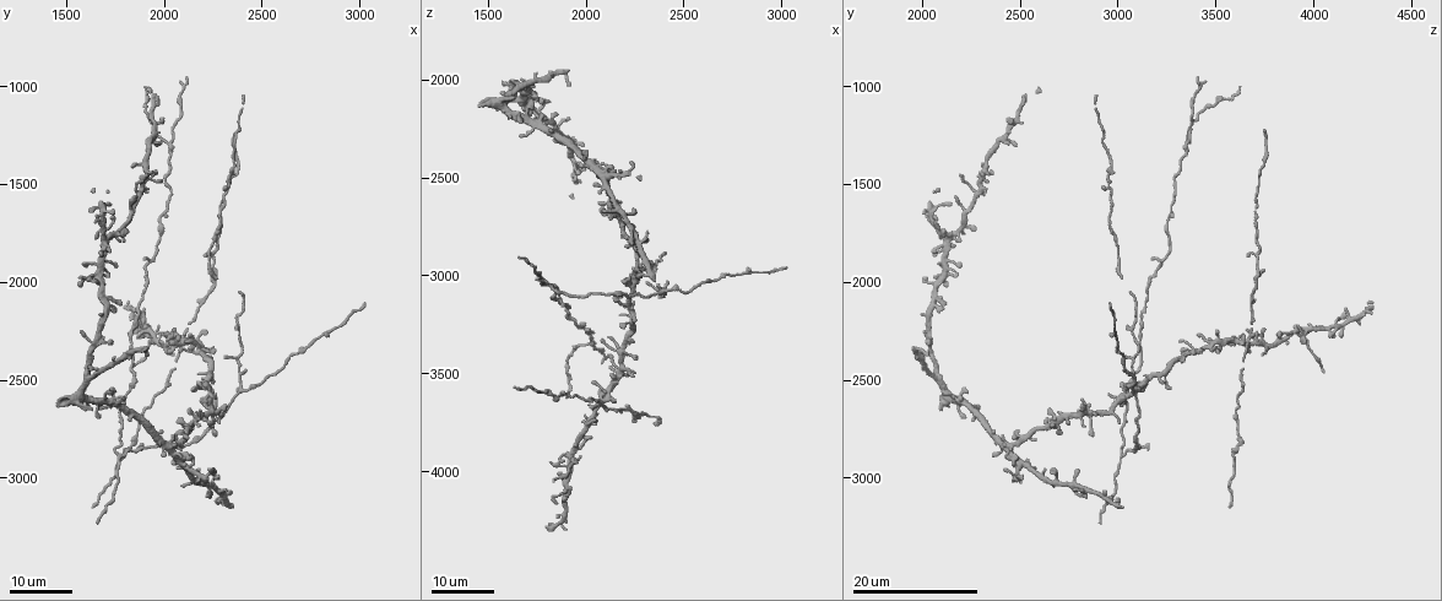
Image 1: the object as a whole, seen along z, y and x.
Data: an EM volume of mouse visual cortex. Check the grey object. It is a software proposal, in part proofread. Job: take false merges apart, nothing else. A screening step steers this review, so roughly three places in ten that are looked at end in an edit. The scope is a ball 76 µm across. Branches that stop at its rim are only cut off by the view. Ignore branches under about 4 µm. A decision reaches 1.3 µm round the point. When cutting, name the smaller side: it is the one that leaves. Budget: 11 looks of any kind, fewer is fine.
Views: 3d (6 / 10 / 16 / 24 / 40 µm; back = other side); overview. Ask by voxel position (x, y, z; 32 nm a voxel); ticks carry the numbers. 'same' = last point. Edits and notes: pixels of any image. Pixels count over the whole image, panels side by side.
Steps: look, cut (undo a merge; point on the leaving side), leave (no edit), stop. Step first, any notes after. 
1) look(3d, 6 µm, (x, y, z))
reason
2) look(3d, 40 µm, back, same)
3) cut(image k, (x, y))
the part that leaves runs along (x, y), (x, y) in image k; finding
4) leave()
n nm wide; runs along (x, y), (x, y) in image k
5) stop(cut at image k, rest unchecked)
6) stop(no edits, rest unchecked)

look(3d, 16 µm, (1930, 1870, 3230))
side arm on a straight run

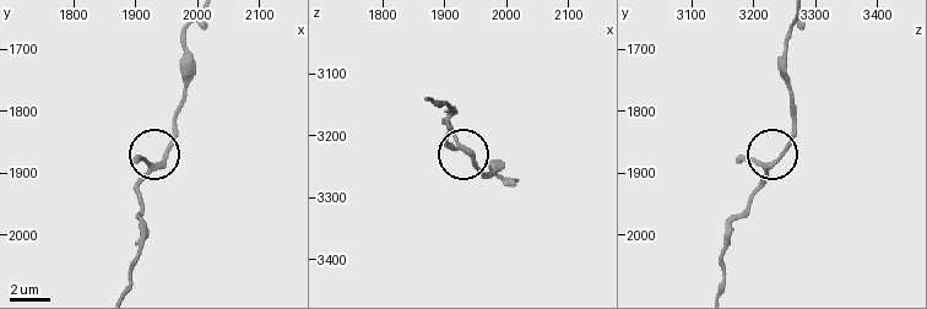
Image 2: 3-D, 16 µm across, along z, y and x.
look(3d, 10 µm, (1945, 1880, 3240))

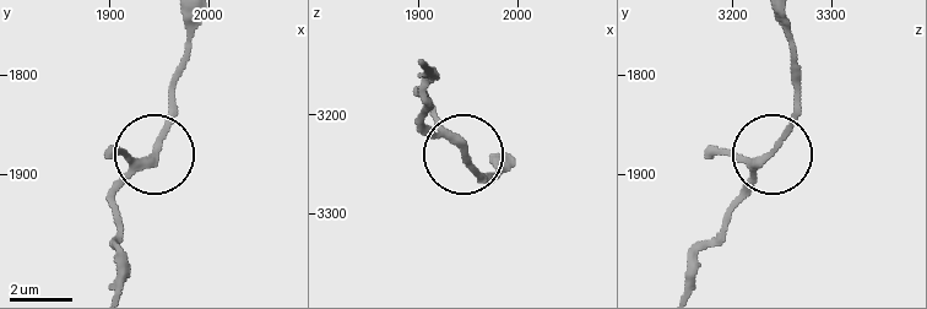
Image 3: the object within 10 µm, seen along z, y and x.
leave()
3 arms; runs along (423, 68), (428, 125), (481, 182) in image 3; continuous, no second cell

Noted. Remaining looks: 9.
look(3d, 16 µm, (2030, 1290, 3350))
branch point

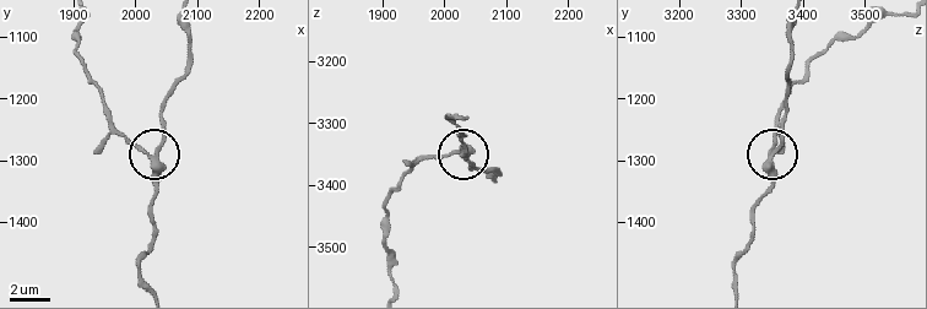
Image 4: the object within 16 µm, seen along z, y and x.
look(3d, 10 µm, (2025, 1290, 3345))

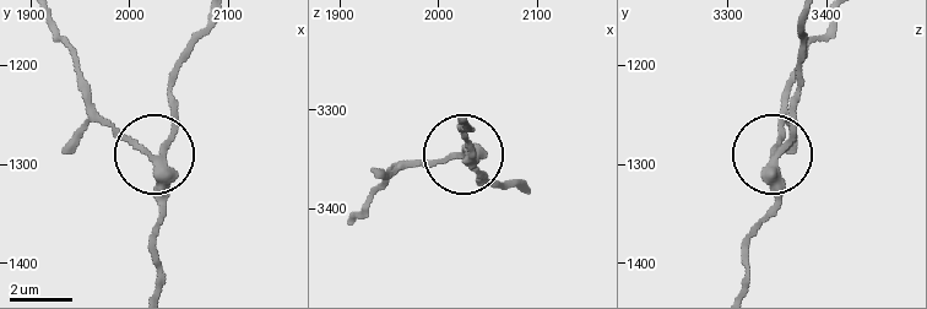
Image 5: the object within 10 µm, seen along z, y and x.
cut(image 5, (134, 140))
260 nm wide; the part that leaves runs along (164, 169), (96, 107), (50, 20) in image 5; a second cell is stuck on

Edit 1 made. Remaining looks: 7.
look(3d, 24 µm, (1760, 2880, 3020))
arms part here

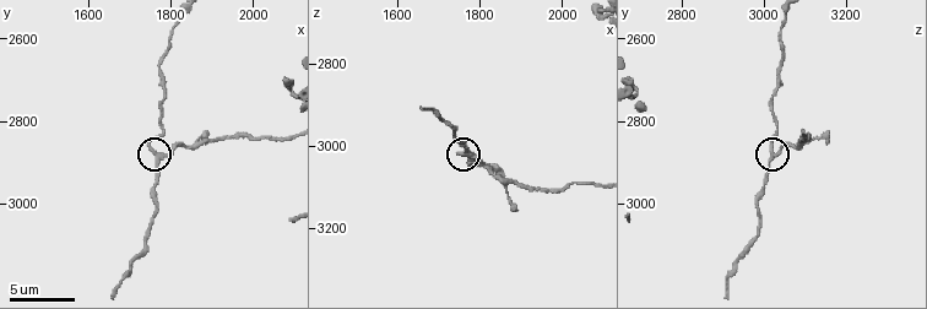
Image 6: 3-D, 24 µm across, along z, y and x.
look(3d, 10 µm, (1765, 2890, 3015))
zoom in

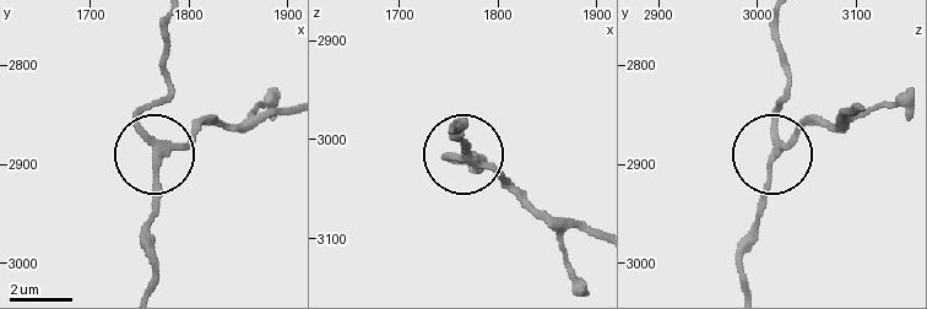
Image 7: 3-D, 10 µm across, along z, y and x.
leave()
3 arms; runs along (850, 107), (774, 155), (755, 238) in image 7; all the same cell

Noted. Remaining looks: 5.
look(3d, 24 µm, (2400, 2540, 3070))
four-way junction

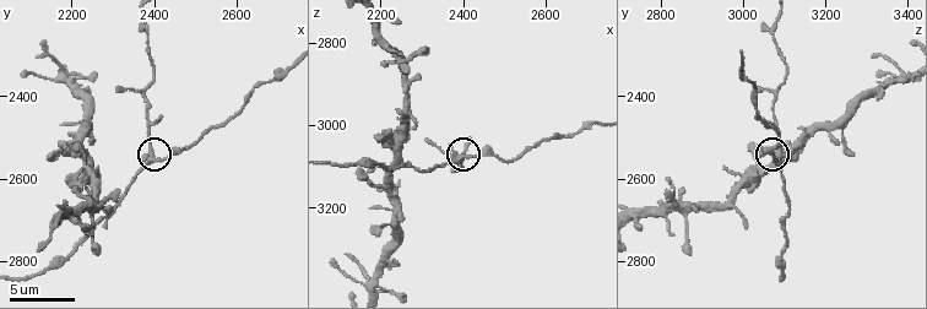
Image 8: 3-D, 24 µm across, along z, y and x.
look(3d, 10 µm, (2405, 2550, 3080))
zoom in

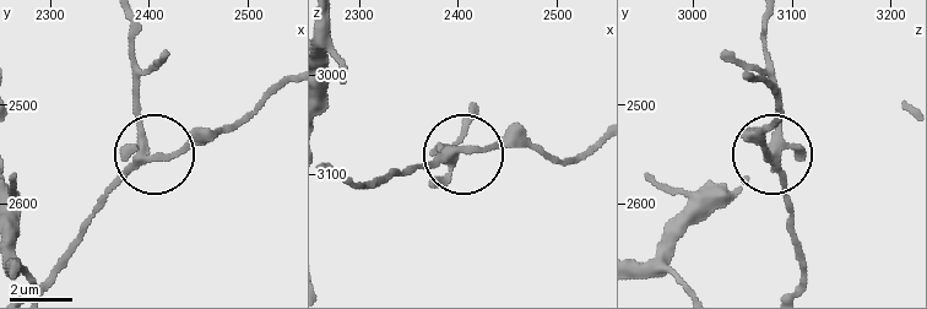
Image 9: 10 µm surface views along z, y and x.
leave()
240 nm wide; continuous, no second cell

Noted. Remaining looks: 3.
look(3d, 24 µm, (2060, 2310, 3650))
small branch off a trunk

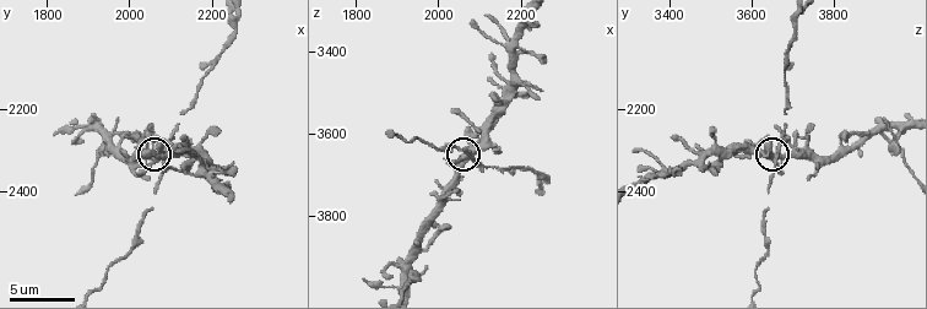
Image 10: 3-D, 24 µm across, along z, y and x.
look(3d, 10 µm, same)
zoom in

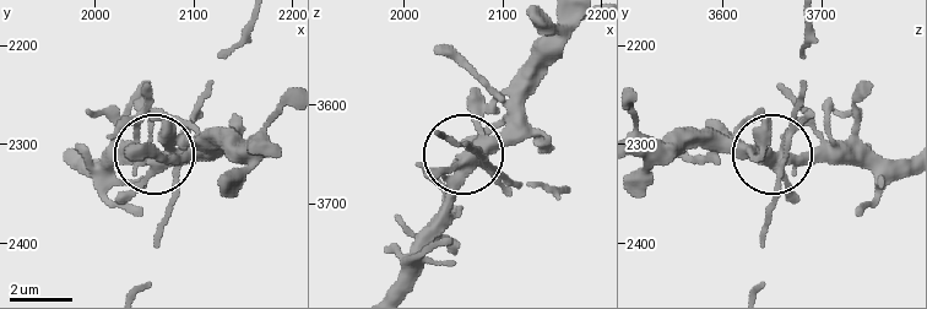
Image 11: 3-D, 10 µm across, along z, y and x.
leave()
all the same cell

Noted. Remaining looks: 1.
stop(cut at image 5, rest unchecked)

